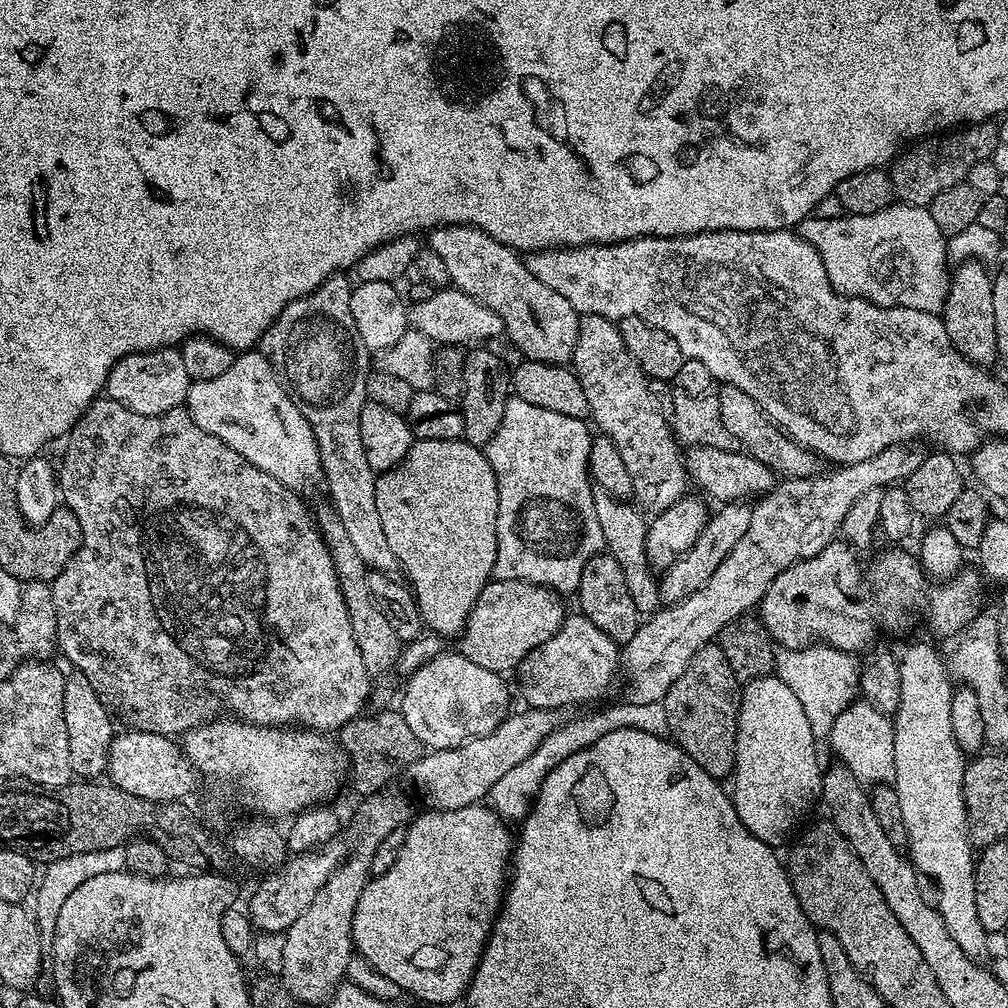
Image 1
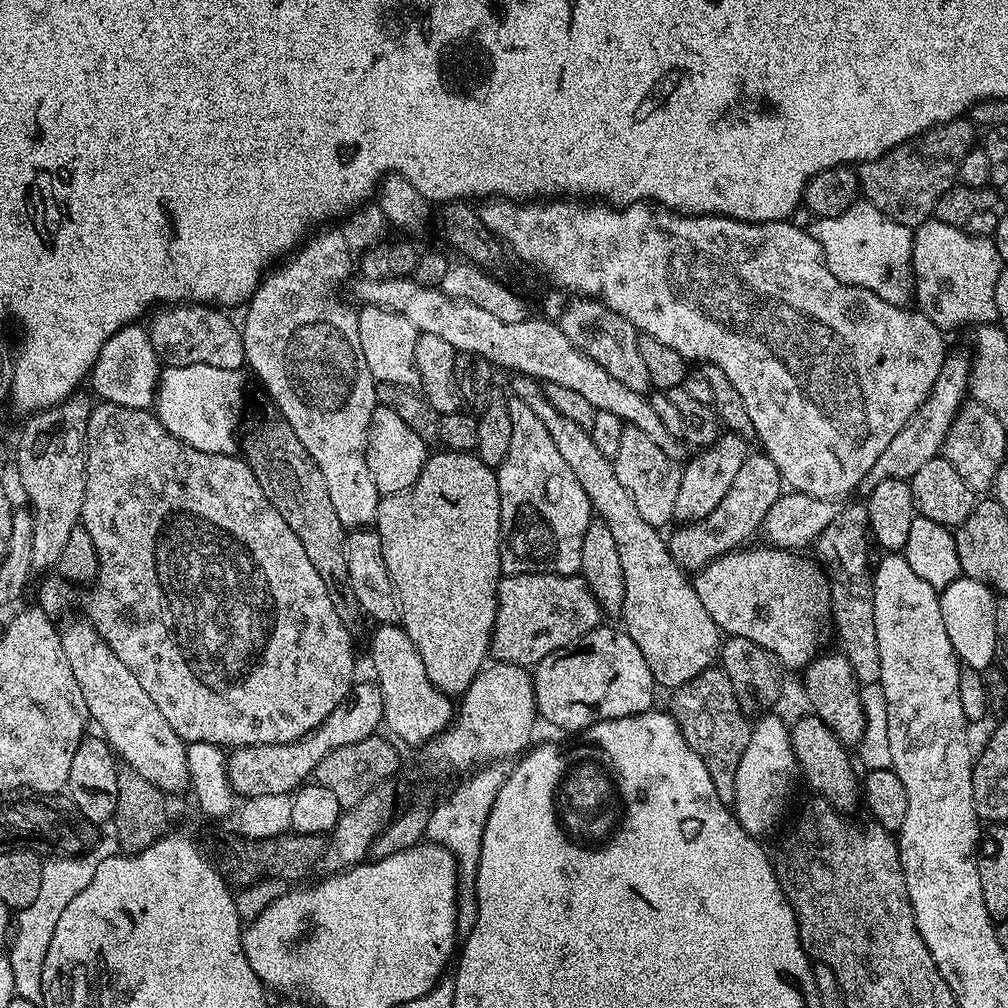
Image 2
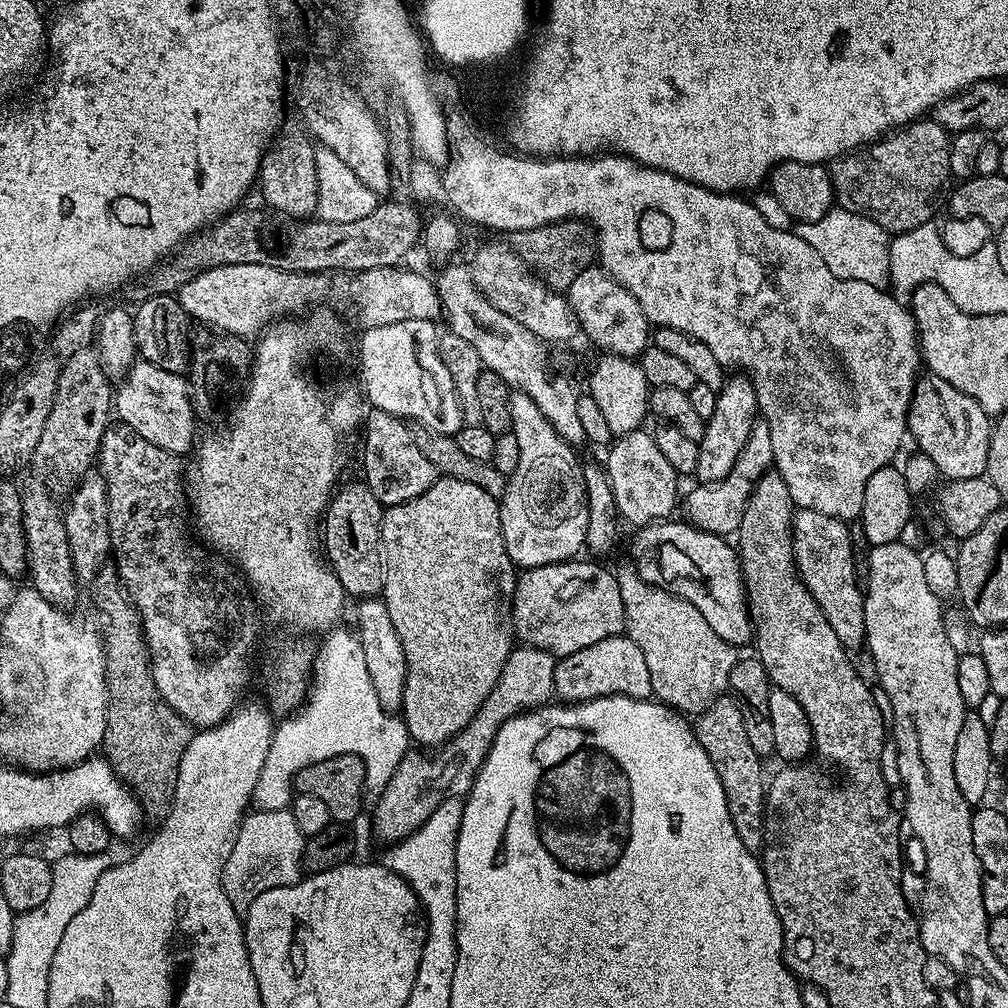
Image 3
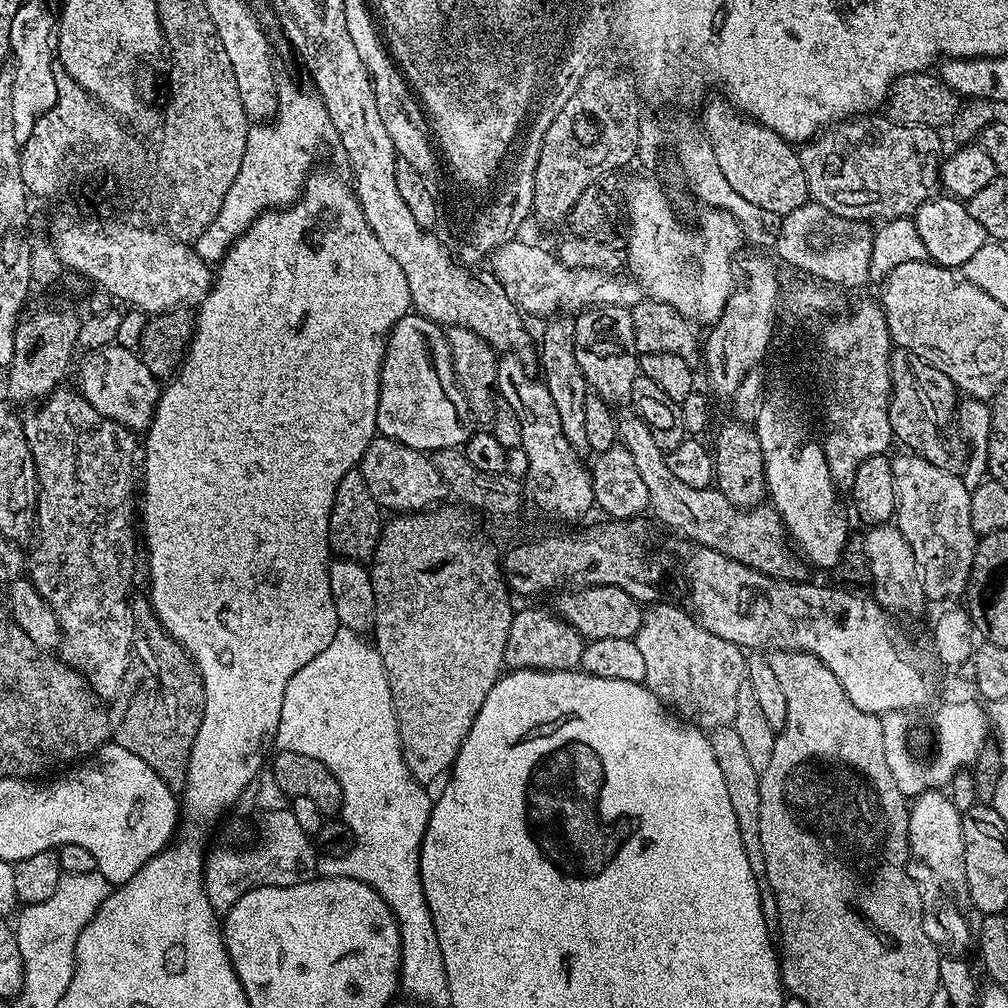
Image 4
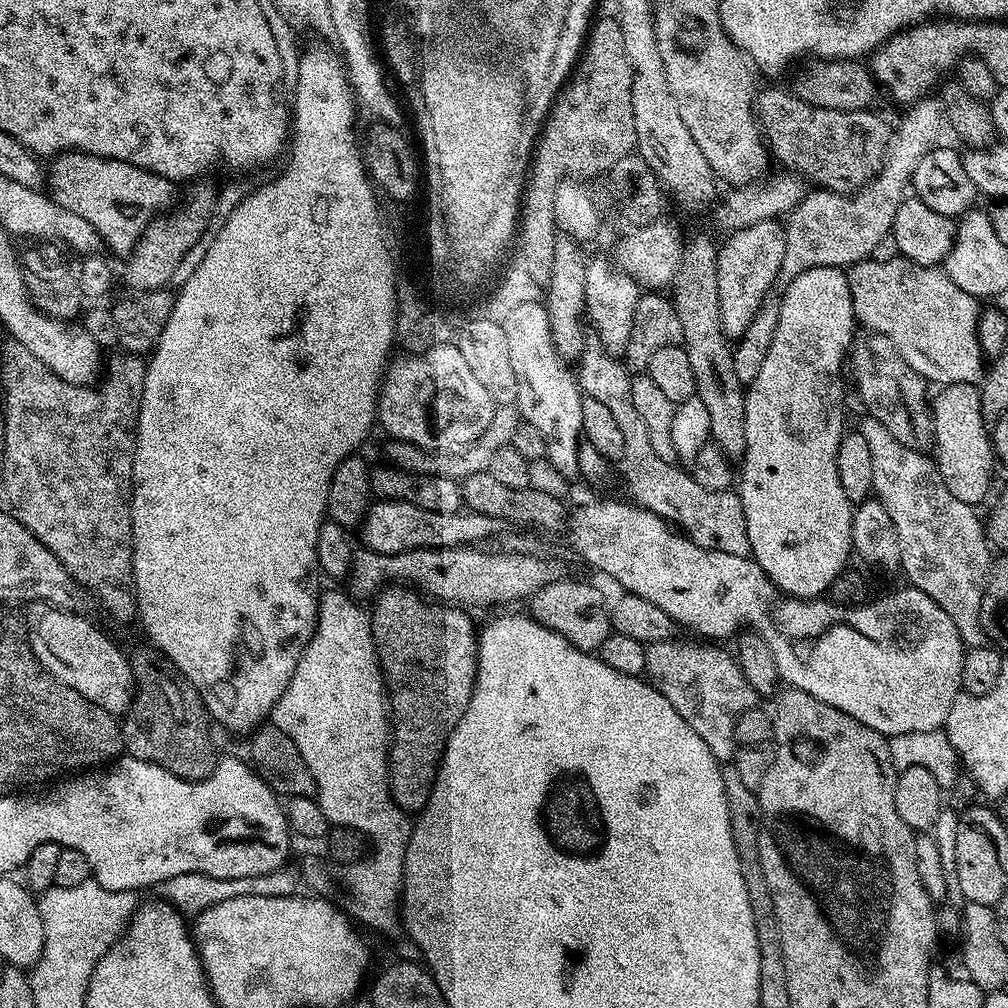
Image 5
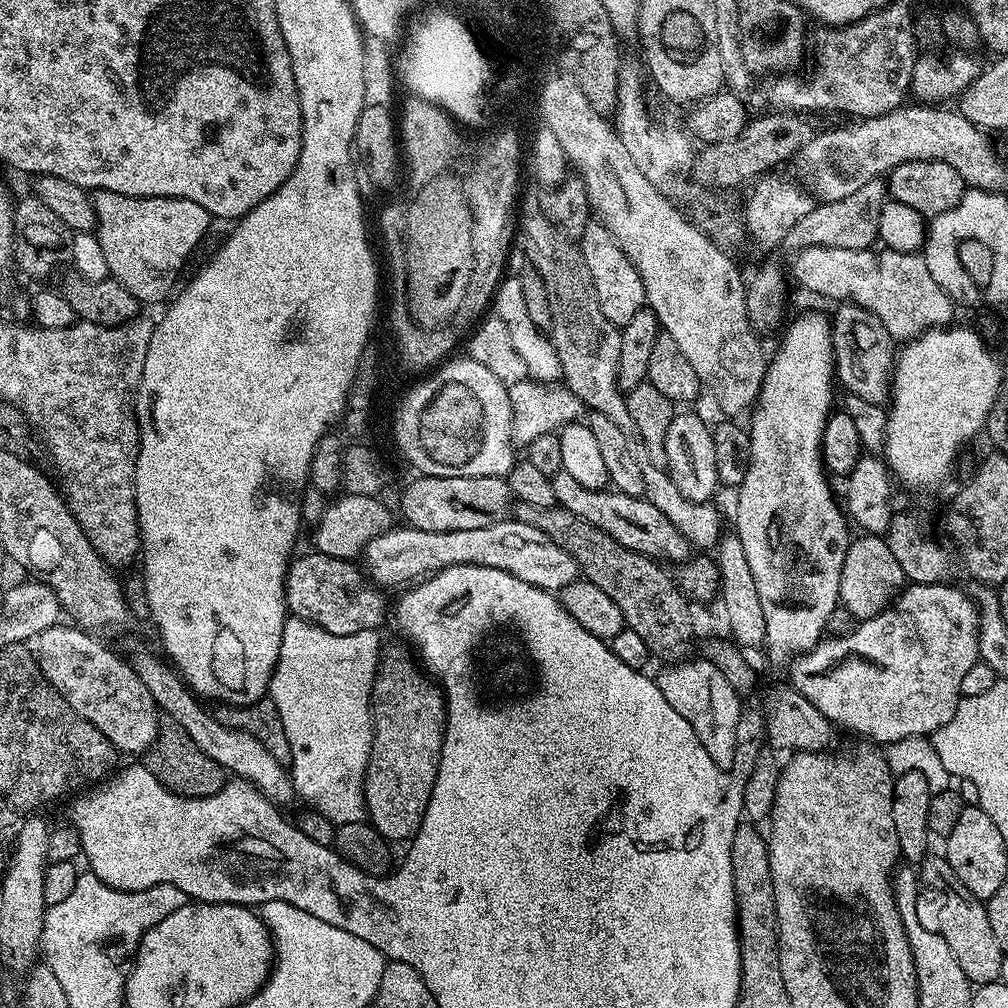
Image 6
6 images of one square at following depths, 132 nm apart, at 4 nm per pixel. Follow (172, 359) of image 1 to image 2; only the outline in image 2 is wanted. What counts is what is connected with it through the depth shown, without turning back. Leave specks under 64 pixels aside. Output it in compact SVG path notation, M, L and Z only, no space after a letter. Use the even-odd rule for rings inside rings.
M143 323L127 324L102 346L90 373L90 385L101 401L127 408L151 409L156 403L162 363L151 345L149 329Z

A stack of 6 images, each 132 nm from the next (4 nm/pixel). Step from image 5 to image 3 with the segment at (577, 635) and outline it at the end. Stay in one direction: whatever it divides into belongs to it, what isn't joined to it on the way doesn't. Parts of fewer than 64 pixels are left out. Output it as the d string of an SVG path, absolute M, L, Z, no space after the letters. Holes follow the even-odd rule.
M527 646L513 647L507 662L502 666L502 674L494 690L490 690L478 714L474 714L474 718L458 735L431 754L424 750L410 750L401 760L397 760L390 782L379 789L377 796L380 797L372 812L372 828L376 831L377 838L385 840L385 845L388 846L397 844L423 826L426 818L444 801L446 794L452 798L467 797L502 725L511 716L542 708L553 699L556 691L556 661L557 657L546 650Z

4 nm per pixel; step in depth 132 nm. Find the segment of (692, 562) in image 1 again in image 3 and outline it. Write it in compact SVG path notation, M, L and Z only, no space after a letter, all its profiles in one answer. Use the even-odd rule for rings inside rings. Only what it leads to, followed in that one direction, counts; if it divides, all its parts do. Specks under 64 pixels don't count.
M757 422L750 430L750 436L742 446L730 474L713 484L697 483L697 488L692 488L688 492L688 497L683 497L682 508L688 511L687 523L693 528L699 528L702 532L712 532L715 536L725 538L739 533L742 514L748 505L750 494L754 486L759 482L760 477L773 467L774 446L770 442L770 430L768 425Z

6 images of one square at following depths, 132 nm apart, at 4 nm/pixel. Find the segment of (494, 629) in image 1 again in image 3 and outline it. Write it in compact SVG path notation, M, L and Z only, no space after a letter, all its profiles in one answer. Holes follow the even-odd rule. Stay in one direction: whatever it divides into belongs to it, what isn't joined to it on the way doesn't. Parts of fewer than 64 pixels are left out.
M573 558L557 564L526 568L517 575L512 599L512 630L521 645L546 650L557 658L563 658L578 650L586 650L586 646L594 646L594 642L602 642L625 631L622 590L618 590L616 572L603 568L600 565L603 563L595 559L584 559Z

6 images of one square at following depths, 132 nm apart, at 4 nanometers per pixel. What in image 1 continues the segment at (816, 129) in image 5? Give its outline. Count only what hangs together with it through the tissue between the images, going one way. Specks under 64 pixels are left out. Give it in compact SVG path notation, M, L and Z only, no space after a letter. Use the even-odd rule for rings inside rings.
M992 122L960 126L955 130L944 130L939 134L925 136L915 141L911 146L905 147L892 161L890 175L892 177L893 193L906 204L931 205L933 198L942 194L942 190L950 190L950 186L965 183L970 174L970 166L974 166L983 160L993 159L999 148L1000 129Z

